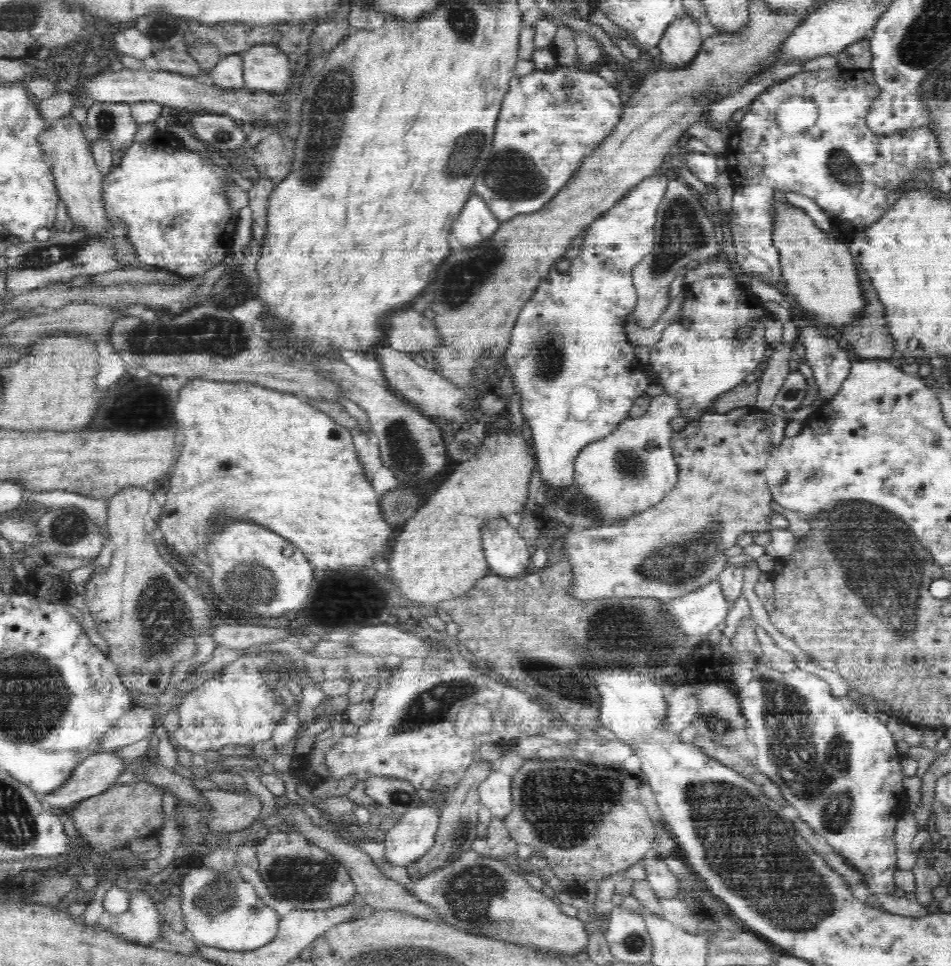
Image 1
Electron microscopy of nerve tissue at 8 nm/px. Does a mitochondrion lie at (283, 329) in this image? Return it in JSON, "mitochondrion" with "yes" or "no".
{"mitochondrion":"no"}

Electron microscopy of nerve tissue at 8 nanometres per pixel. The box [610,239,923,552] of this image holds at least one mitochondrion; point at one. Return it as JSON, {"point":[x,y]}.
{"point":[872,501]}

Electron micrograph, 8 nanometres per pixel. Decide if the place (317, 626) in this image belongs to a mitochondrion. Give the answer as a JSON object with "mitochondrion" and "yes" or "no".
{"mitochondrion":"no"}

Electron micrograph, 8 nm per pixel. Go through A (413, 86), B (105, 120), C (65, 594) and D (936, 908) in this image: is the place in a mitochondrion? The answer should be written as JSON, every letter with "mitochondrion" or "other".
{"A":"other","B":"mitochondrion","C":"other","D":"other"}

